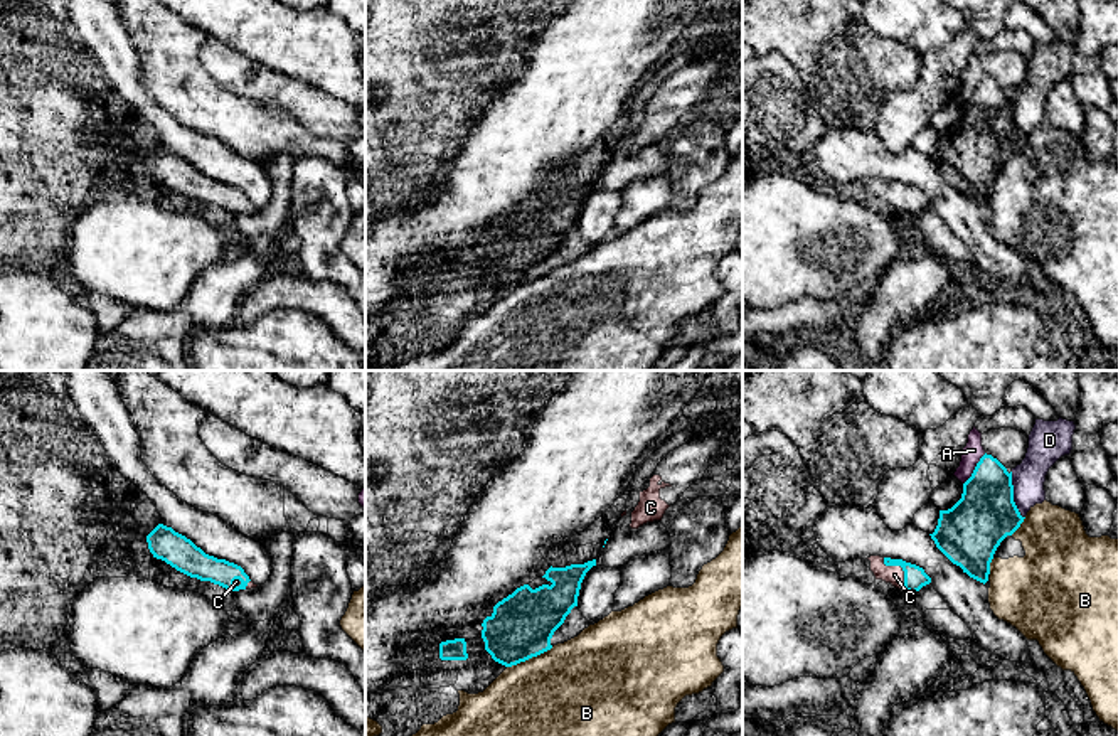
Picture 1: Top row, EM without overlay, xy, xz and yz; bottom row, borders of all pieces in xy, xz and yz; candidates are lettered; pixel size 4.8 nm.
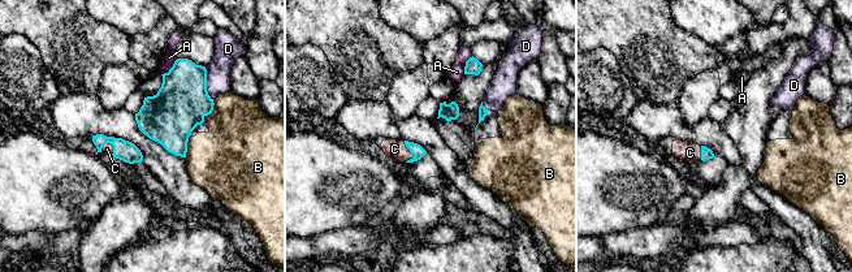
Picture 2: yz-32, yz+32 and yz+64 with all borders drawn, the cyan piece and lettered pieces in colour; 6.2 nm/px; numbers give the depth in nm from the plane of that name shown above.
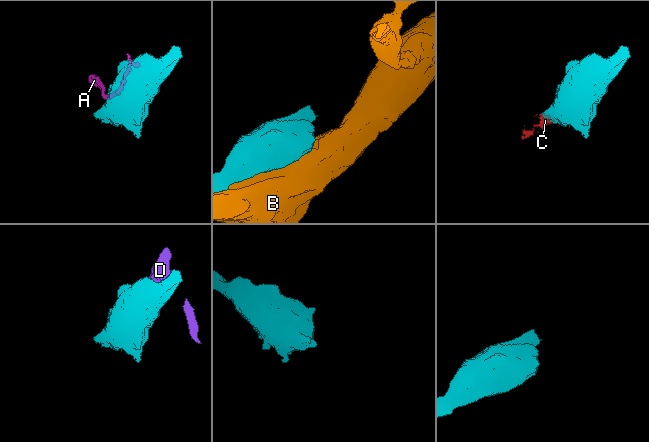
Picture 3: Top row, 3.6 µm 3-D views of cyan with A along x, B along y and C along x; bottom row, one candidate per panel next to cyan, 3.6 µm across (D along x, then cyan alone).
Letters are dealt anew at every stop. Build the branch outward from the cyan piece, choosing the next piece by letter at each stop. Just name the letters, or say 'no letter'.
C

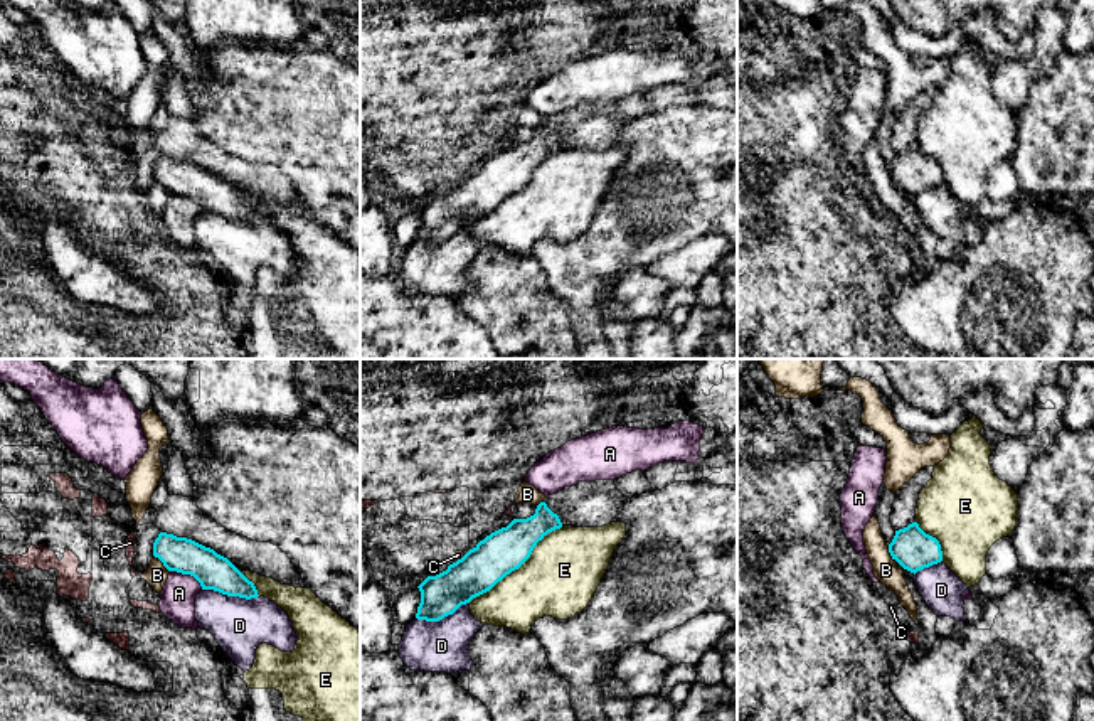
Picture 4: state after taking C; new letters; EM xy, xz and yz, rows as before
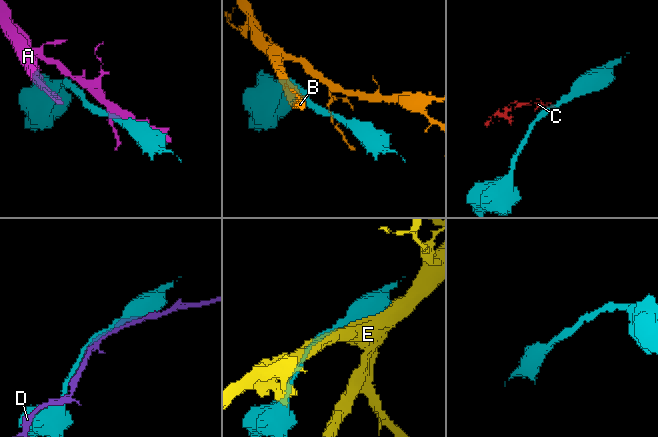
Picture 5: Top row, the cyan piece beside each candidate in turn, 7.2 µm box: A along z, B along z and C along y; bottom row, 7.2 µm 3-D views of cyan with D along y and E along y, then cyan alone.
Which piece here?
no letter

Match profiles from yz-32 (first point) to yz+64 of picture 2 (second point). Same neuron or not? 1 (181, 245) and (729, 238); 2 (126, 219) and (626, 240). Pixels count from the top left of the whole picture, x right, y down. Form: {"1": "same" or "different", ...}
{"1": "different", "2": "different"}

